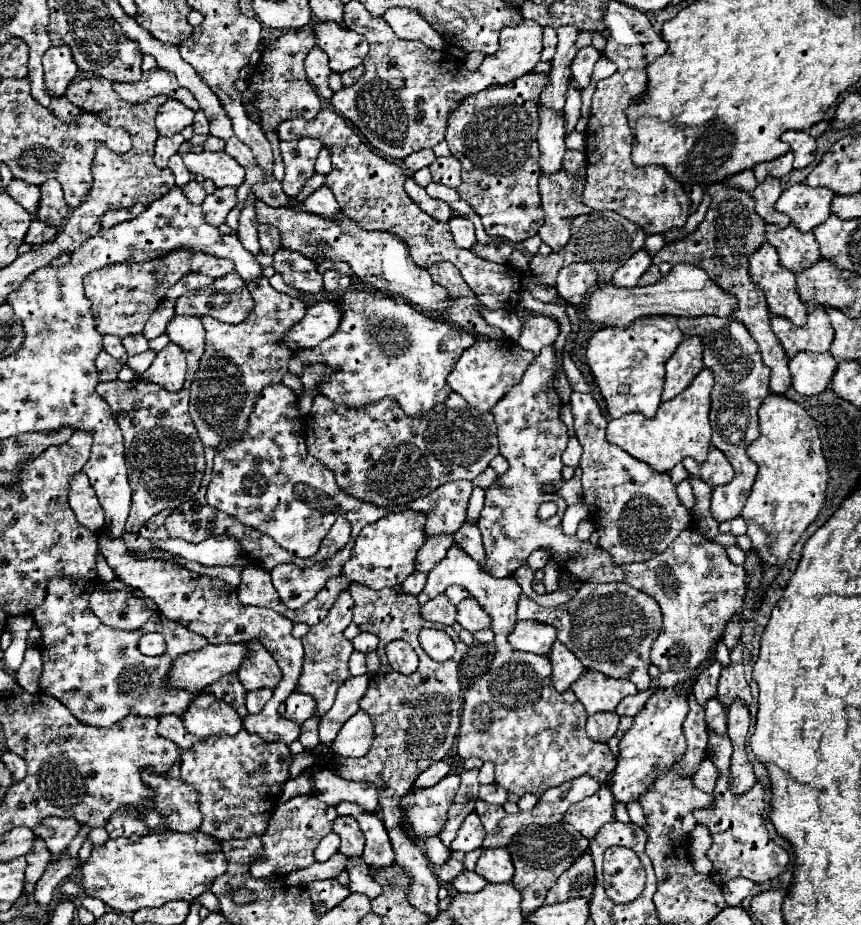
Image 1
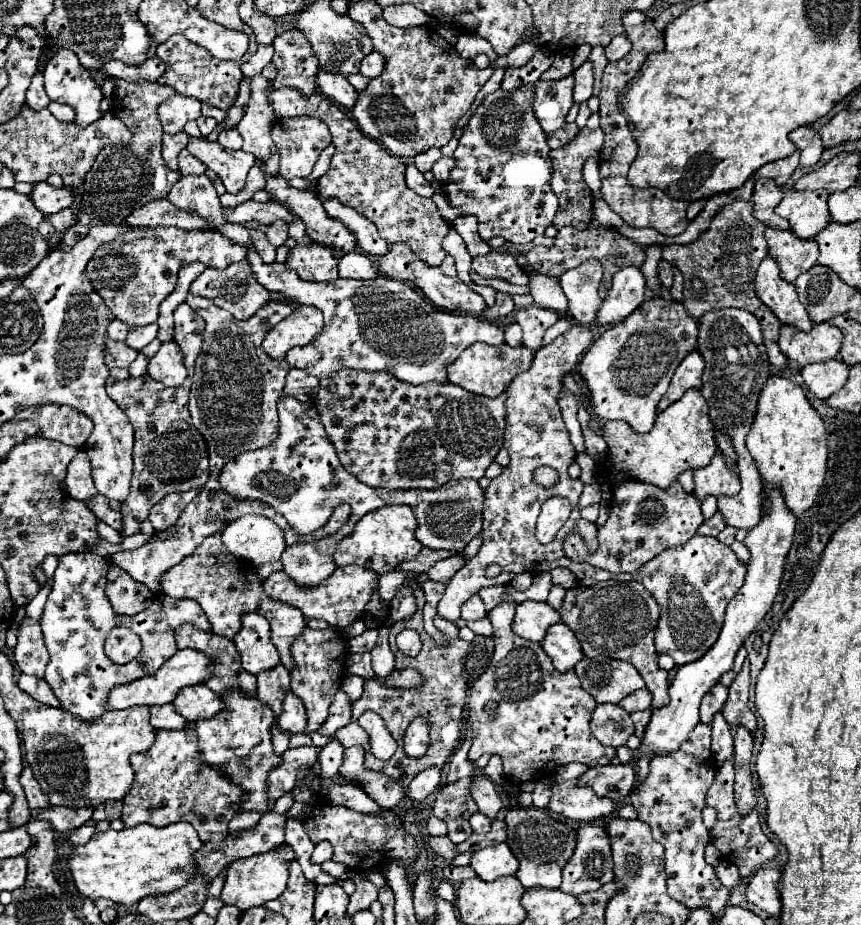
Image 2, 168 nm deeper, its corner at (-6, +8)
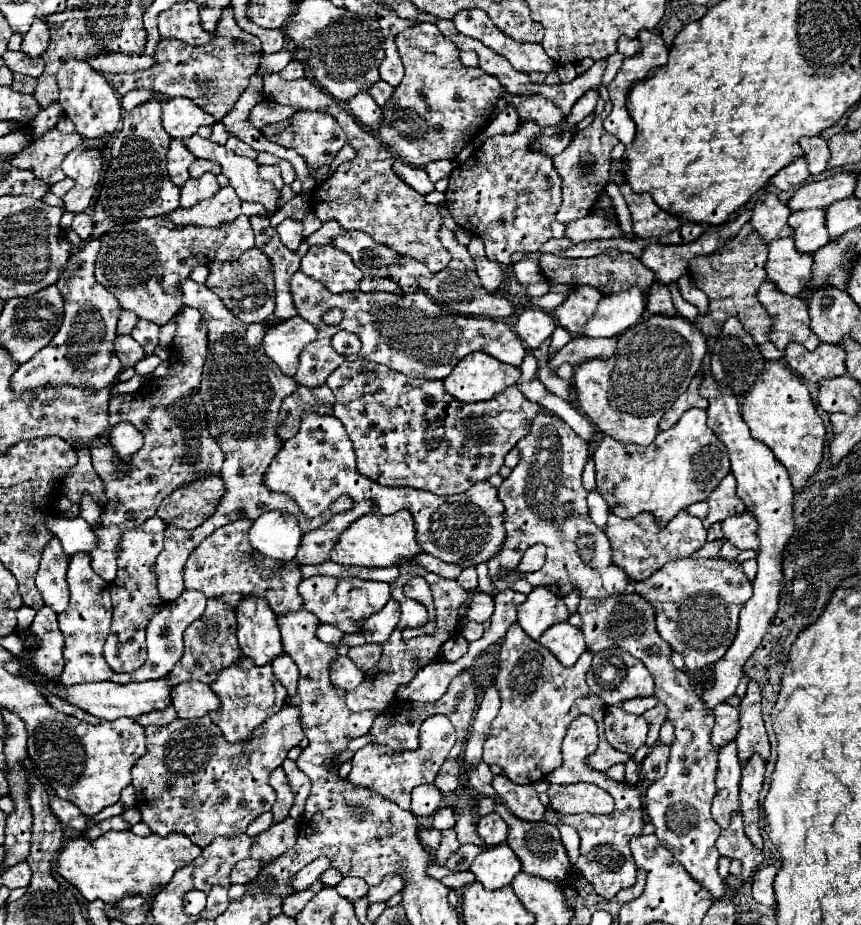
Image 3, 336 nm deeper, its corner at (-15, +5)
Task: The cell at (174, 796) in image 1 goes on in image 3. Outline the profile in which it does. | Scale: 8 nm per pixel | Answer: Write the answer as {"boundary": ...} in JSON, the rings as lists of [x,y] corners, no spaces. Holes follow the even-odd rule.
{"boundary":[[[283,707],[263,721],[251,741],[243,741],[243,745],[229,743],[209,715],[195,721],[175,719],[171,725],[145,729],[147,753],[133,765],[137,809],[143,815],[143,823],[157,835],[183,833],[201,849],[219,835],[243,833],[261,813],[271,811],[275,791],[269,785],[269,775],[305,735],[295,707]],[[175,771],[191,771],[191,775]]]}

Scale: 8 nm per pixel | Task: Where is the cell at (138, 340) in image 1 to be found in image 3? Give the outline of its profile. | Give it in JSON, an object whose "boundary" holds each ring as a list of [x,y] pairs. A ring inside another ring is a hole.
{"boundary":[[[137,321],[135,329],[131,331],[131,337],[145,349],[147,355],[153,353],[153,349],[159,345],[157,339],[159,339],[159,325],[151,323],[151,321]]]}

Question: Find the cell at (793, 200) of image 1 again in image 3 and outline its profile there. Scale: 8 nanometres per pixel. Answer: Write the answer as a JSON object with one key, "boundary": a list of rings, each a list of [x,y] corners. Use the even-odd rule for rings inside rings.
{"boundary":[[[803,209],[791,213],[787,223],[795,231],[793,239],[799,253],[815,253],[829,241],[823,209]]]}

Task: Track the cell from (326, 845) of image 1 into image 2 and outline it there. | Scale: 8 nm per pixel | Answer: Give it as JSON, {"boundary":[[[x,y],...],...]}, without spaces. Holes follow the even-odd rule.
{"boundary":[[[318,842],[316,848],[314,848],[314,852],[312,852],[312,858],[310,860],[314,864],[322,864],[322,862],[326,862],[330,858],[332,858],[332,844],[330,842]]]}

